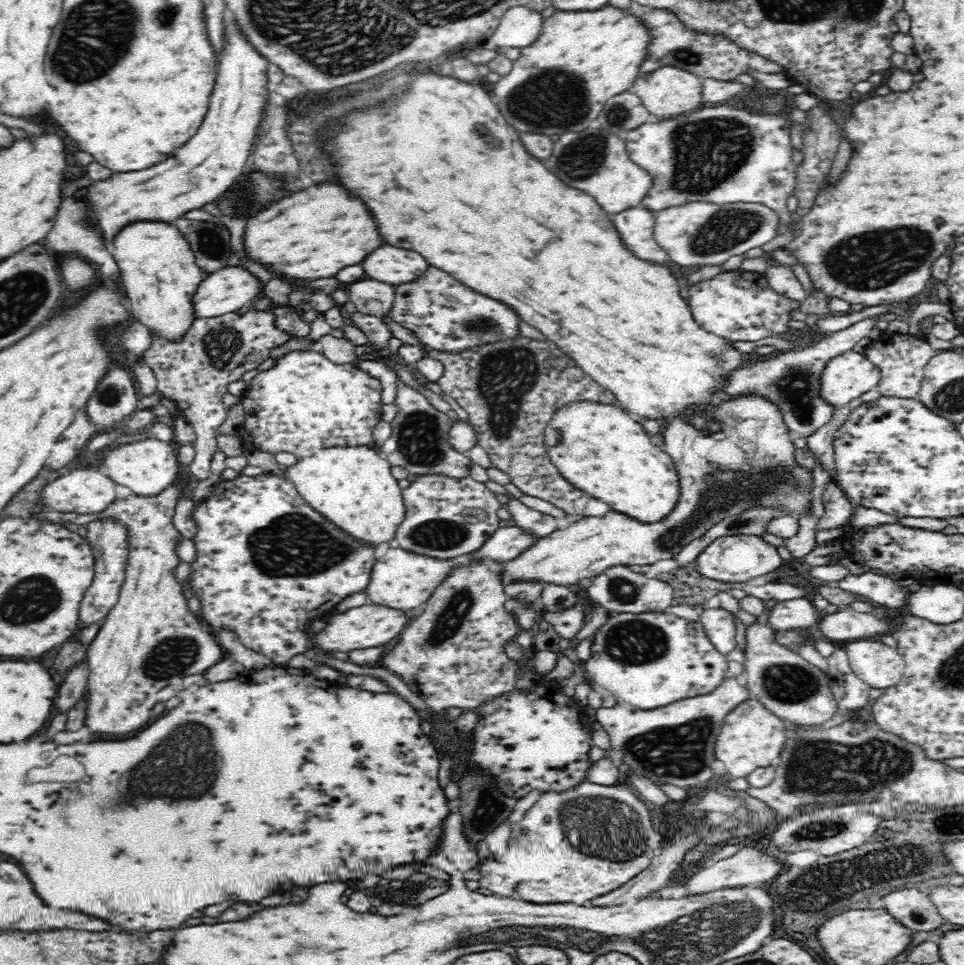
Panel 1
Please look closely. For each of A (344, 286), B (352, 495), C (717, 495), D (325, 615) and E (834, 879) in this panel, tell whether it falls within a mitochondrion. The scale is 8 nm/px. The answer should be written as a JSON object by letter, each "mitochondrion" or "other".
{"A":"other","B":"other","C":"mitochondrion","D":"other","E":"mitochondrion"}

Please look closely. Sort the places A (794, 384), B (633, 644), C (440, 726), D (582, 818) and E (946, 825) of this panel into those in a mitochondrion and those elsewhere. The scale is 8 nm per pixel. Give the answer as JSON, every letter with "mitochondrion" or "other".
{"A":"mitochondrion","B":"mitochondrion","C":"mitochondrion","D":"mitochondrion","E":"other"}

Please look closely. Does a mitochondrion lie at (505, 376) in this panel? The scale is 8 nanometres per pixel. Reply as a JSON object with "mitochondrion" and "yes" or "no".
{"mitochondrion":"yes"}

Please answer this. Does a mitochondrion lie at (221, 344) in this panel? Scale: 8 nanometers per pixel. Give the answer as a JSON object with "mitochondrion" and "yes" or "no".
{"mitochondrion":"yes"}

